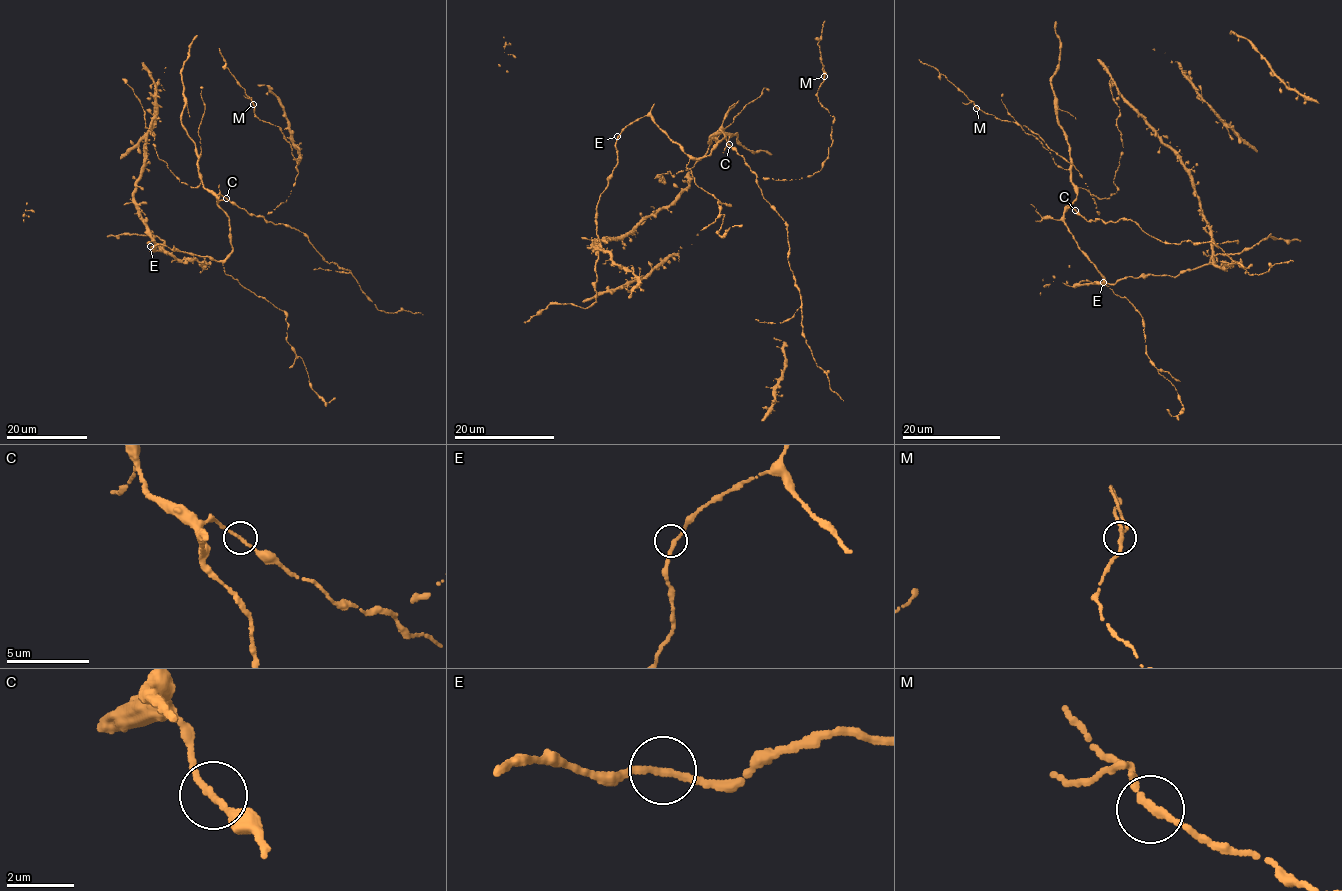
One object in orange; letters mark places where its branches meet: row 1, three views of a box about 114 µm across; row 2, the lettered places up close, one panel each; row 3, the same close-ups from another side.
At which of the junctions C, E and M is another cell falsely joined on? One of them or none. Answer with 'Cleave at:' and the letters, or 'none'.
Cleave at: none

